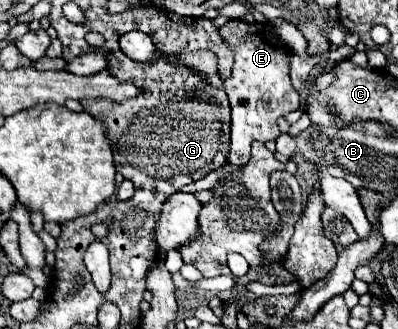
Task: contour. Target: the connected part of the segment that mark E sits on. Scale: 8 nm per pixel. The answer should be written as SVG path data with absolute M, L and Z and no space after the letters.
M230 20L220 28L220 36L234 50L236 60L232 78L224 82L224 90L232 106L232 136L228 162L244 166L250 160L250 144L254 140L268 142L276 140L280 130L276 120L300 108L300 96L290 82L288 48L278 40L270 22L248 24L244 20Z

